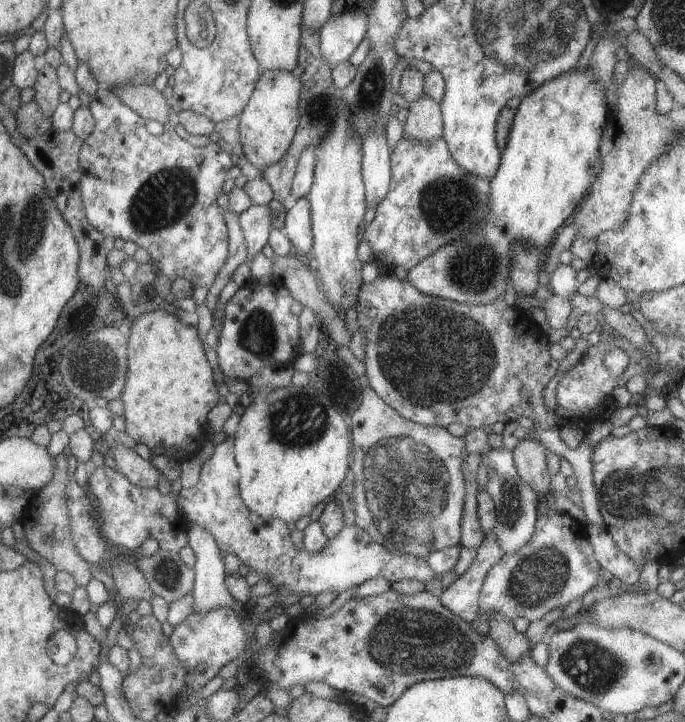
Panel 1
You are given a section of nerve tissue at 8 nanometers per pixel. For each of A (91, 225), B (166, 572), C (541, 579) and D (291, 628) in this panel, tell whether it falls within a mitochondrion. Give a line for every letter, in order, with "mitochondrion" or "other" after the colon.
A: other
B: mitochondrion
C: mitochondrion
D: other

